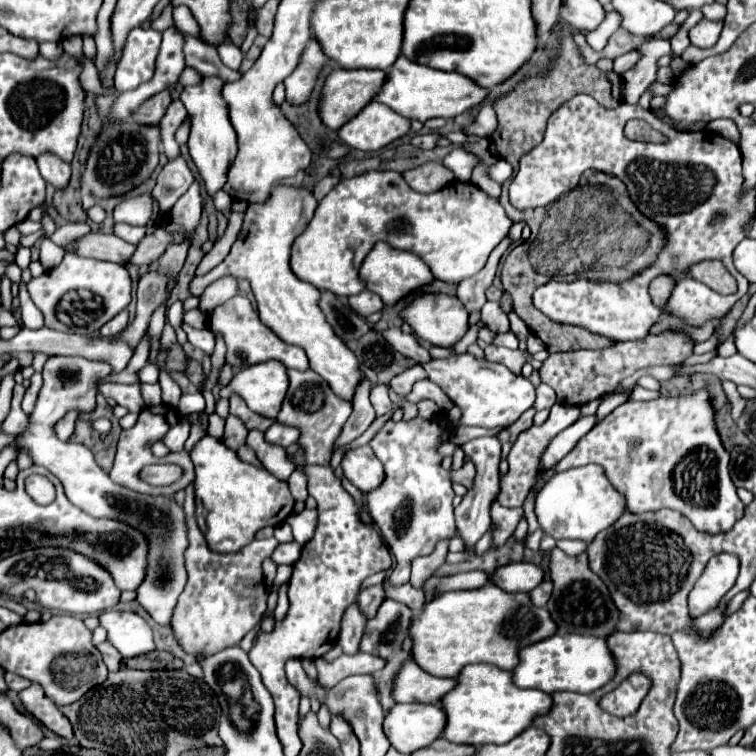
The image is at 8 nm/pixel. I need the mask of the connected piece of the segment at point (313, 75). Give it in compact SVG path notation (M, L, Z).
M311 36L307 48L301 54L301 60L293 74L285 80L287 88L287 102L293 106L301 106L311 98L311 92L315 88L317 76L323 70L323 66L329 62L325 52L321 50L321 44Z

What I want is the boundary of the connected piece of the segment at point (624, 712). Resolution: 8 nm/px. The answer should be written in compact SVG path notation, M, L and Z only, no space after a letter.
M633 674L619 688L603 696L601 708L605 708L609 714L615 716L629 716L639 708L647 690L649 690L649 678Z

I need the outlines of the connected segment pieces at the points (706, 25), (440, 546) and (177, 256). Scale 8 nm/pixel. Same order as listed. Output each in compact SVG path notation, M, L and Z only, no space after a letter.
M703 18L689 30L691 44L699 46L699 48L711 48L719 40L721 30L723 30L723 20L707 20L707 18Z
M441 540L437 543L432 554L425 557L417 557L411 563L411 581L413 587L422 589L426 580L445 562L448 553L449 540Z
M187 238L187 242L183 242L183 244L171 244L171 246L167 248L167 252L161 256L161 260L153 262L153 264L149 266L149 270L169 268L169 272L177 274L177 270L181 270L183 262L185 262L185 258L187 258L189 246L191 246L191 240L189 240L189 238Z

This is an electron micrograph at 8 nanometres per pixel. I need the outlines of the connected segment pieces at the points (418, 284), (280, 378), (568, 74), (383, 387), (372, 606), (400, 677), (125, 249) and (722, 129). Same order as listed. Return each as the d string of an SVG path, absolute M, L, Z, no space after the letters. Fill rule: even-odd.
M385 242L377 244L373 252L365 258L365 264L361 266L361 278L367 282L367 288L381 296L381 300L387 306L395 306L401 298L409 296L411 292L431 284L435 280L431 268L413 252L401 252L395 248L389 248Z
M261 362L257 366L247 366L239 370L231 384L221 388L219 396L229 398L233 392L243 396L247 400L247 406L267 418L275 418L283 398L289 388L289 378L287 378L287 368L277 362Z
M563 36L563 44L561 44L561 54L557 56L557 60L553 62L551 72L547 74L539 74L535 78L525 80L523 84L519 84L509 96L501 98L495 104L495 112L499 118L499 126L493 132L493 140L497 144L497 152L501 158L505 158L507 162L511 162L513 172L516 174L519 170L519 160L523 154L527 154L529 150L533 150L537 144L541 144L543 134L545 134L545 124L549 120L549 116L563 106L569 98L577 96L577 94L589 94L593 96L601 106L605 108L615 108L621 104L621 76L617 76L615 72L601 72L595 64L587 64L585 58L581 56L573 36ZM521 130L525 134L525 140L521 144L515 144L509 136Z
M379 384L379 386L371 388L371 404L373 404L377 416L383 416L393 408L393 404L389 400L389 386L387 384Z
M371 586L371 588L367 588L367 590L363 590L363 592L359 594L357 606L359 606L361 614L363 614L367 620L371 620L371 618L377 614L377 608L381 606L383 600L385 600L383 586Z
M413 660L405 662L395 678L393 698L397 702L441 702L441 698L455 688L455 678L437 678L427 674Z
M91 232L67 246L67 250L75 250L79 252L79 256L109 260L117 264L127 264L135 248L137 248L135 244L129 244L117 238L115 234L101 234L101 232Z
M713 120L707 124L709 130L733 140L733 142L739 142L739 132L737 132L737 126L733 120Z

